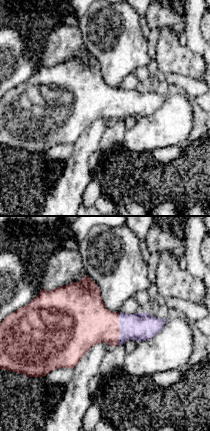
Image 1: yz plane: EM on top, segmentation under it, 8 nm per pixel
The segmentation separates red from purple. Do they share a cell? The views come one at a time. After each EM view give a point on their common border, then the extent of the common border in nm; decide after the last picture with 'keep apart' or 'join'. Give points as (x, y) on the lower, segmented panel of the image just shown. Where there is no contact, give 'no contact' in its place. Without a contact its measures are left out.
meets red at (119, 328); contact 260 nm long

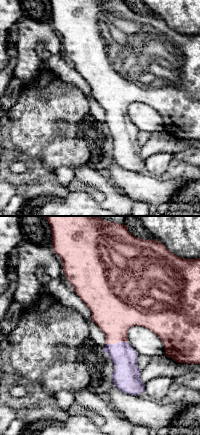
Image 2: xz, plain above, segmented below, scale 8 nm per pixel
meets red at (116, 342); contact 180 nm long

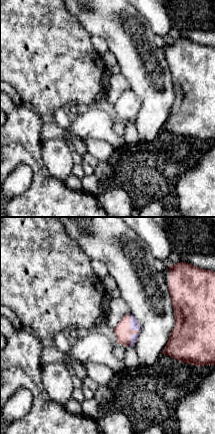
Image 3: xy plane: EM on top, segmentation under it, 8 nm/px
meets red at (136, 330); contact 260 nm long

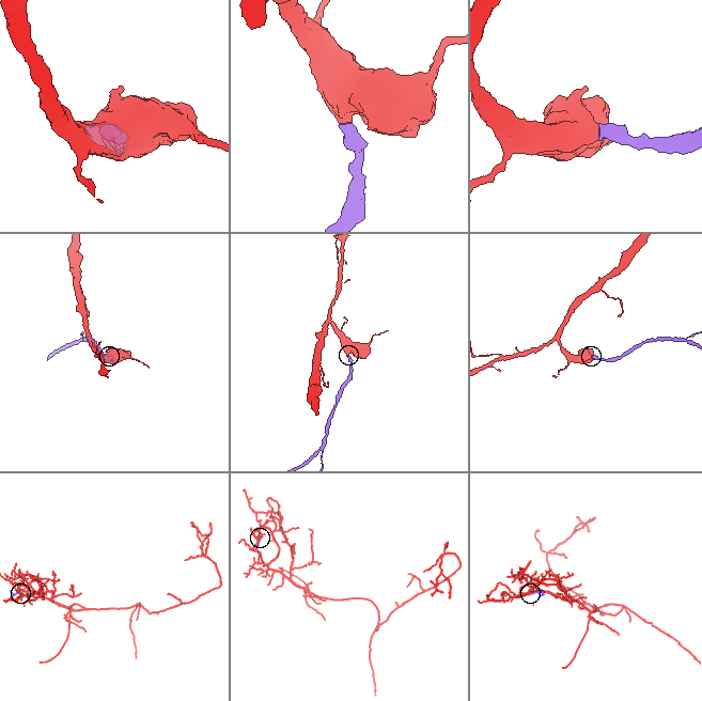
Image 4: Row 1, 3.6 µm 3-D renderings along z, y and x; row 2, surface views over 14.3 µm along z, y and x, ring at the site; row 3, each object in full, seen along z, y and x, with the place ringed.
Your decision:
join

